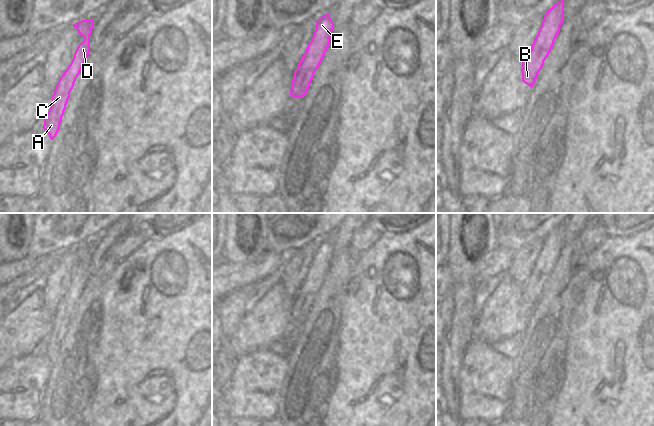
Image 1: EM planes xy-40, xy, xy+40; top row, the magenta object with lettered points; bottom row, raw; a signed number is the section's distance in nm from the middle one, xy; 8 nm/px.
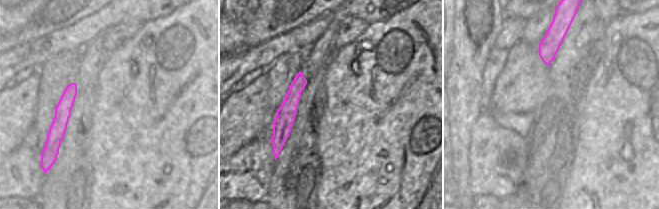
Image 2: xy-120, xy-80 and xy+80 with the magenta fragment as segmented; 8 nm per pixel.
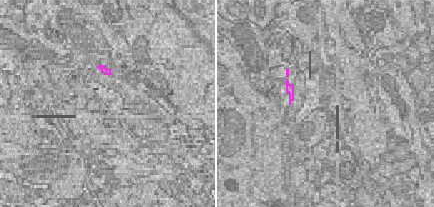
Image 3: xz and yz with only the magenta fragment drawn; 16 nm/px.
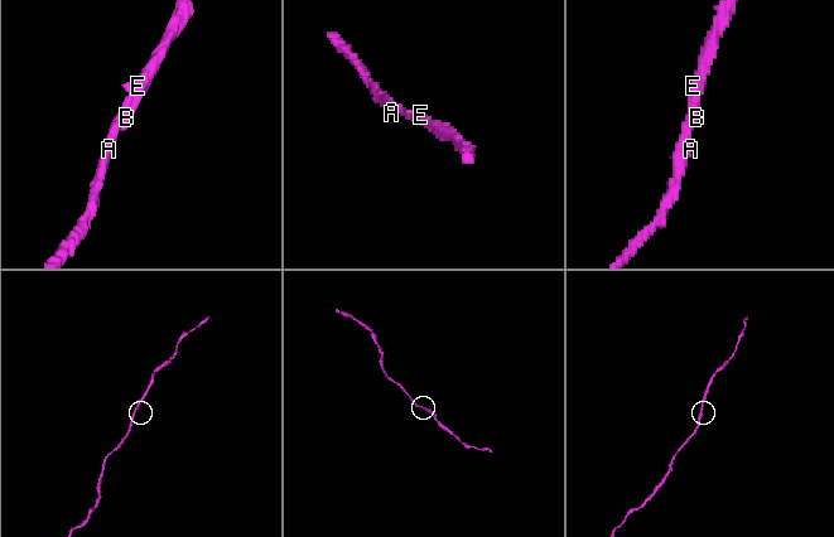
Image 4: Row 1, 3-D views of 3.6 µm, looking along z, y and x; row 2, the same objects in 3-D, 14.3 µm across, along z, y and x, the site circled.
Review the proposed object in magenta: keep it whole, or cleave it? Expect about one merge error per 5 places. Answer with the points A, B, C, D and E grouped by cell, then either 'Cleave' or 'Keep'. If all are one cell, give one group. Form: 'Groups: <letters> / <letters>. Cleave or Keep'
Groups: A B C D E. Keep.

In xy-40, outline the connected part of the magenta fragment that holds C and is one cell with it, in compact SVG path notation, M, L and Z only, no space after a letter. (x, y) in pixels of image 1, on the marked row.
M81 20L72 26L84 37L84 41L78 45L70 65L60 77L52 95L52 105L44 119L42 127L48 133L51 140L56 137L60 129L60 123L70 97L70 92L91 52L90 35L94 27L94 20Z

